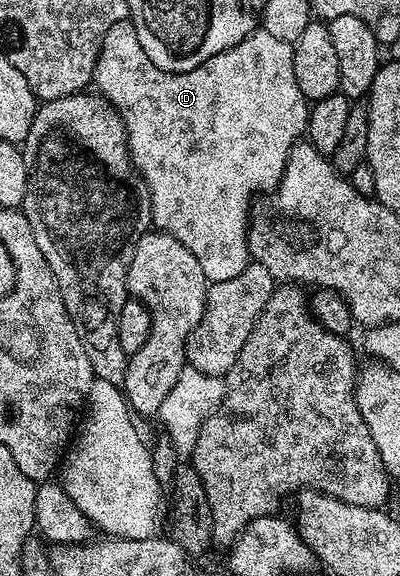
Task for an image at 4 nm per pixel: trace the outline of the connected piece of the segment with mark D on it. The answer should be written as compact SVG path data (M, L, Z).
M128 19L120 20L115 22L111 26L111 30L105 36L99 49L99 55L97 57L97 66L93 69L92 83L97 88L96 91L100 95L104 96L114 108L117 109L118 115L121 116L121 121L125 124L125 133L129 139L129 156L134 159L134 163L144 171L145 184L149 188L148 196L151 198L151 210L153 211L153 224L156 225L160 231L165 232L169 236L174 236L179 242L183 242L183 246L187 246L187 250L191 250L191 254L195 254L195 262L199 262L199 266L203 270L206 280L210 282L227 282L227 278L235 278L235 274L240 274L241 271L248 264L251 263L251 253L249 251L249 240L247 237L250 235L249 232L249 207L253 204L253 195L256 192L266 192L266 194L272 193L277 187L277 183L283 178L285 173L285 167L287 166L287 158L291 154L291 150L296 146L297 143L306 135L309 127L309 109L310 105L307 103L304 94L299 90L299 82L295 82L295 66L293 65L293 44L287 40L280 40L274 38L272 34L267 34L264 30L258 30L253 32L246 40L239 42L235 46L231 46L227 50L223 50L219 54L215 54L211 58L207 58L207 62L203 62L199 66L195 66L195 70L190 72L164 72L159 70L159 66L155 66L155 62L151 62L151 58L147 58L147 54L143 54L143 46L139 46L139 38L133 35L133 29Z

